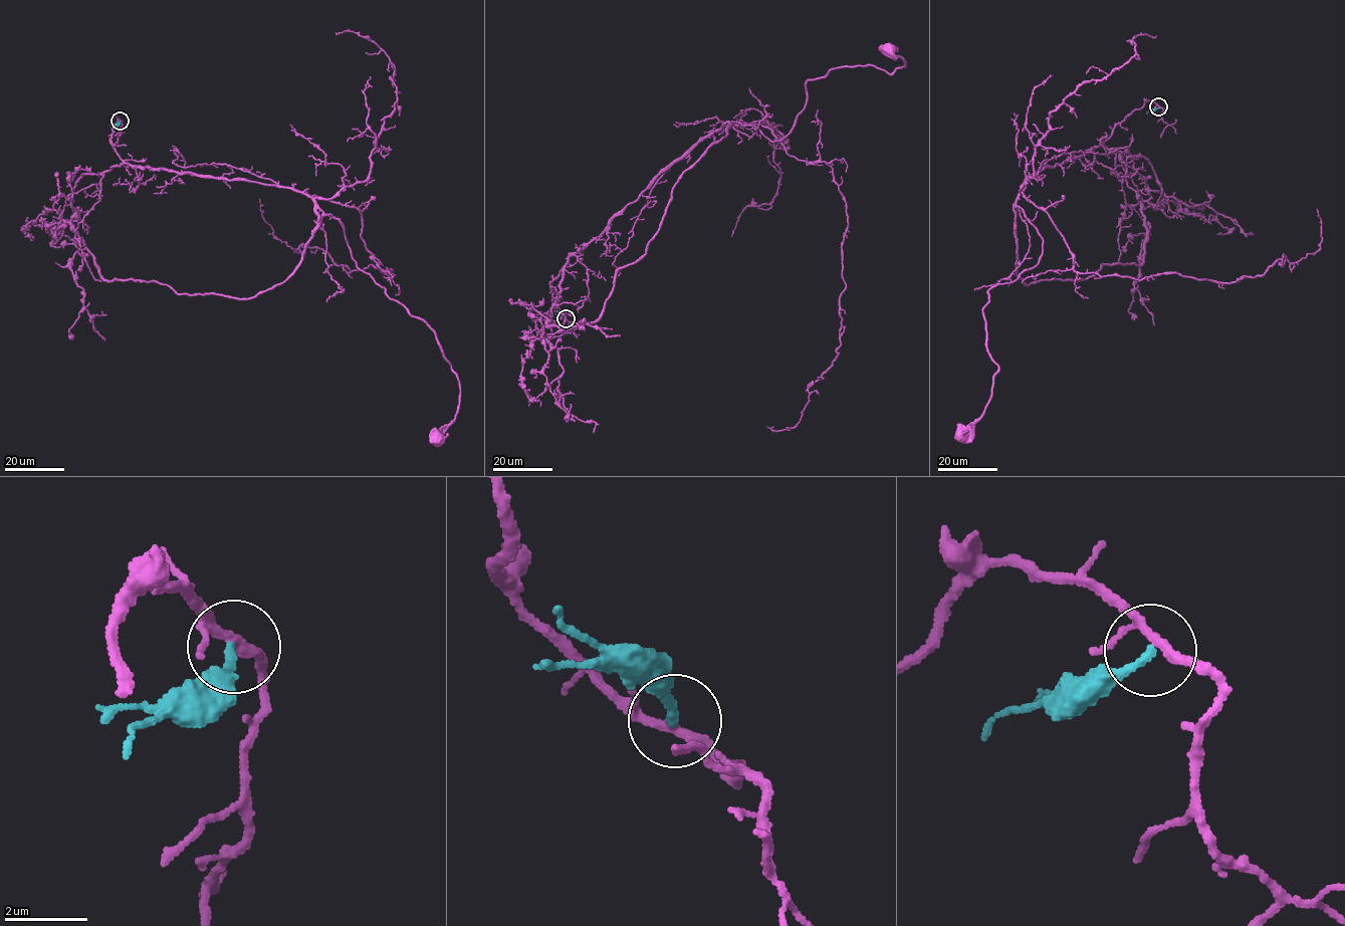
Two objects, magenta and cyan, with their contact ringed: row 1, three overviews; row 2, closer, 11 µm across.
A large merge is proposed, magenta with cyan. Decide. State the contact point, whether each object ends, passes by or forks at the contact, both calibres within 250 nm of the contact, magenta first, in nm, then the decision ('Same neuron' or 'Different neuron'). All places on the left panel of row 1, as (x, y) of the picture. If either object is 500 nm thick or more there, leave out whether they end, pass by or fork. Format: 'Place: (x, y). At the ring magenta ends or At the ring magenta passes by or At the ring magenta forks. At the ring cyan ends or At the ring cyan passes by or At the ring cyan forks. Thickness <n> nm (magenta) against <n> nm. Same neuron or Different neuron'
Place: (120, 121). At the ring magenta forks. At the ring cyan ends. Thickness 190 nm (magenta) against 200 nm. Different neuron

